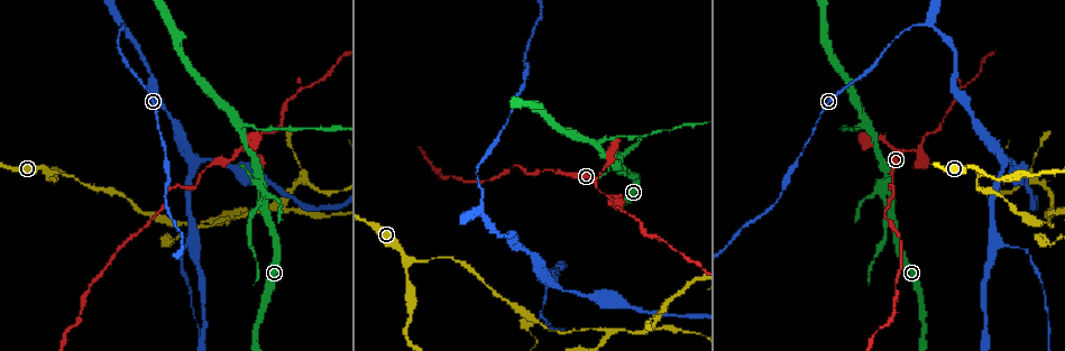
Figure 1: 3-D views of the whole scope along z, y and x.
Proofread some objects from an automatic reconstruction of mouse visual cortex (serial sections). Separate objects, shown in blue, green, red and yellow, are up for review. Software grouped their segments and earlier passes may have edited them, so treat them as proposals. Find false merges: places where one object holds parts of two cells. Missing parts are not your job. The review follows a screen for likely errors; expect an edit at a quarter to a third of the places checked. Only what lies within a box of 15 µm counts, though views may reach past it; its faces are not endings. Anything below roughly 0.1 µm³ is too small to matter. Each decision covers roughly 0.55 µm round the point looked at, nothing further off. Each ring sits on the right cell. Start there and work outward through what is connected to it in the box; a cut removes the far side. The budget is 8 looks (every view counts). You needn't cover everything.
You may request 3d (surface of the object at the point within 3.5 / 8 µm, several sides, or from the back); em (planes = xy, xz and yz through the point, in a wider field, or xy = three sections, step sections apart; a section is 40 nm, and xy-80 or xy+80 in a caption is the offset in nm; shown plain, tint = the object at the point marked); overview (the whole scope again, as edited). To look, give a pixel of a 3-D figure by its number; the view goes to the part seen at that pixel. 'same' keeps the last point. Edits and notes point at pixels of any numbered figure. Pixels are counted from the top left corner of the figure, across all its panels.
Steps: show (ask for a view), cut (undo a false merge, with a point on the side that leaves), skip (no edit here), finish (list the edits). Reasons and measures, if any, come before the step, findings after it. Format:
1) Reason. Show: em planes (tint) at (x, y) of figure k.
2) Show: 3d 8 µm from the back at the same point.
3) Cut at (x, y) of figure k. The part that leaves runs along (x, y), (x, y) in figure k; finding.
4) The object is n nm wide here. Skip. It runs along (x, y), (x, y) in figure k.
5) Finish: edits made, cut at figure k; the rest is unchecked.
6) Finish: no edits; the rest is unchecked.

Sharp bend. Show: 3d 3.5 µm at (551, 171) of figure 1.

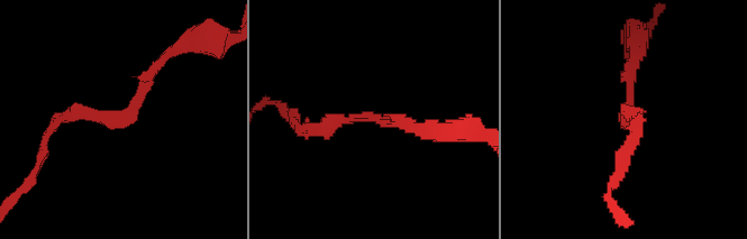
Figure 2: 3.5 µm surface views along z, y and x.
Show: em planes (plain) at (623, 119) of figure 2.

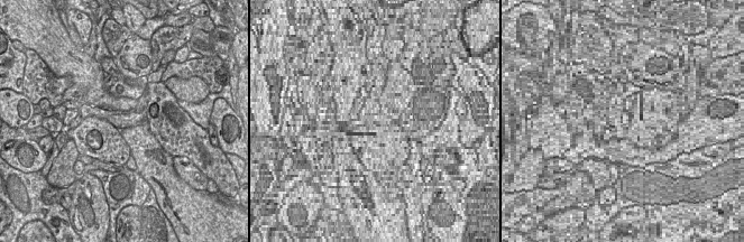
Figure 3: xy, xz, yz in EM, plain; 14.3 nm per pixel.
Where the object lies. Show: em planes (tint) at the same point.

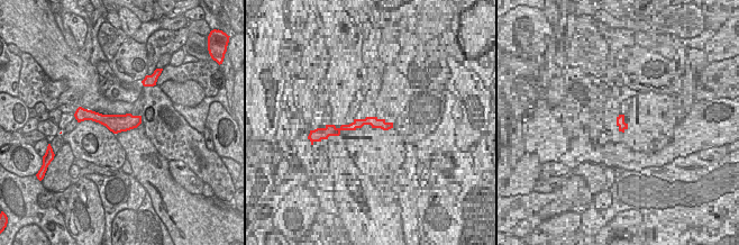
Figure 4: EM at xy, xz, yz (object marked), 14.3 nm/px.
Skip. It runs along (84, 115), (107, 120), (138, 120) in figure 4; continuous, no second cell.

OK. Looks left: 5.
Side arm on a straight run. Show: 3d 3.5 µm at (884, 189) of figure 1.

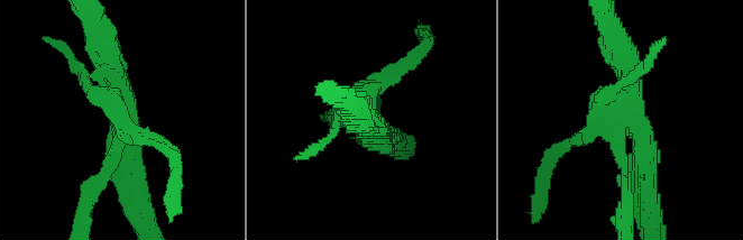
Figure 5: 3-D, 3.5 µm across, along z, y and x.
Now the EM. Show: em xy step 3 (tint) at (635, 116) of figure 5.

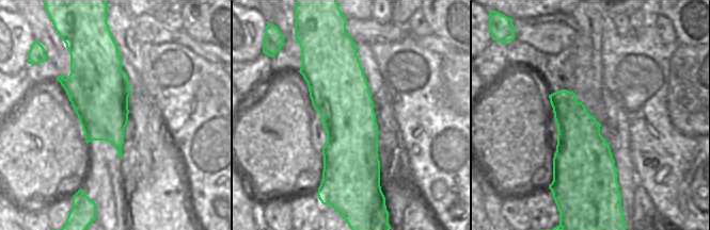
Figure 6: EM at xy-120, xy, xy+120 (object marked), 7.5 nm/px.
The object is 440 nm wide here. Cut at (584, 137) of figure 5. The part that leaves runs along (622, 127), (624, 223) in figure 5; a second cell is stuck on.

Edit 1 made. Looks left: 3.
Show: overview.

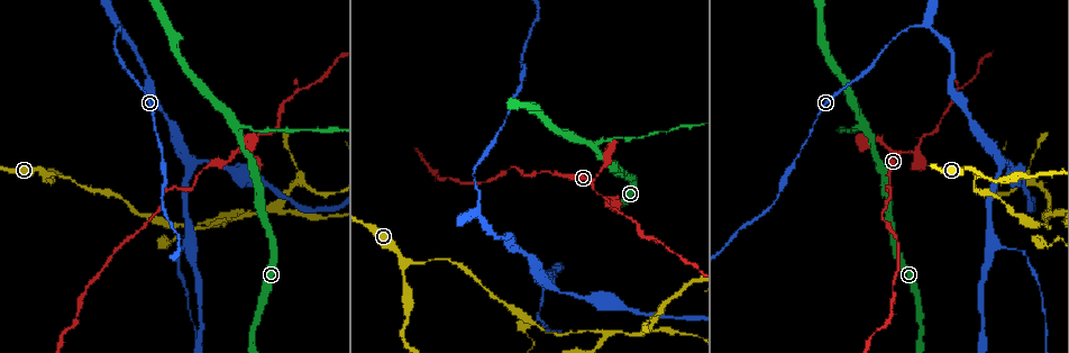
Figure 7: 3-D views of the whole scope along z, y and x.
Three arms meet. Show: 3d 3.5 µm at (1001, 160) of figure 7.

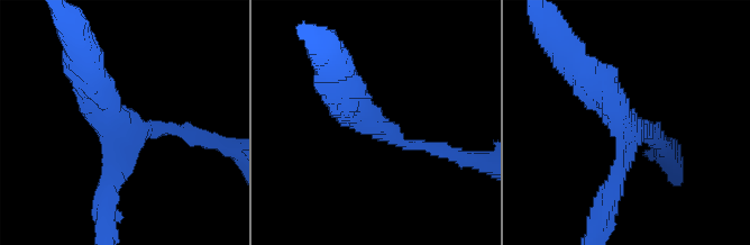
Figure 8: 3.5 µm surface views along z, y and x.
3 arms meet here; the arms are 150, 200, 450 nm wide; shape alone is not enough. Show: em xy step 5 (tint) at (120, 124) of figure 8.

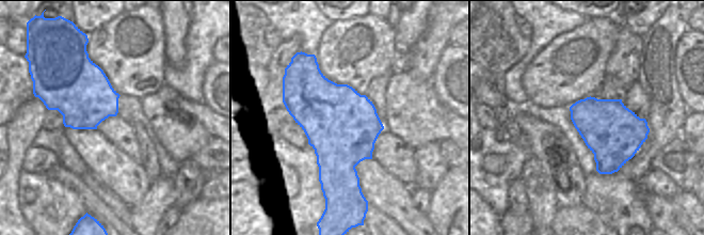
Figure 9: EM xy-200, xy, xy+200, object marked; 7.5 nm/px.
Skip. It runs along (81, 71), (119, 126), (104, 198) in figure 8; all the same cell.

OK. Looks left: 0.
Finish: edits made, cut at figure 5; the rest is unchecked.

